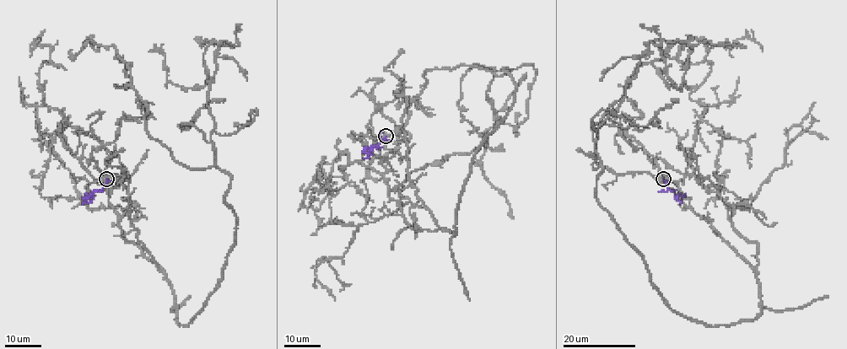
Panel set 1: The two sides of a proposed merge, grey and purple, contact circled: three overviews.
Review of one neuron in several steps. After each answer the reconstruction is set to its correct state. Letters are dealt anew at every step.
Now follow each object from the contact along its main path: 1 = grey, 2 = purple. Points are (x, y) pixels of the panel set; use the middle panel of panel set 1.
1: (385, 136), (406, 142), (417, 195), (455, 233), (515, 82), (427, 69), (395, 151), (351, 136)
2: (385, 136), (380, 143), (365, 149), (369, 155), (364, 158)

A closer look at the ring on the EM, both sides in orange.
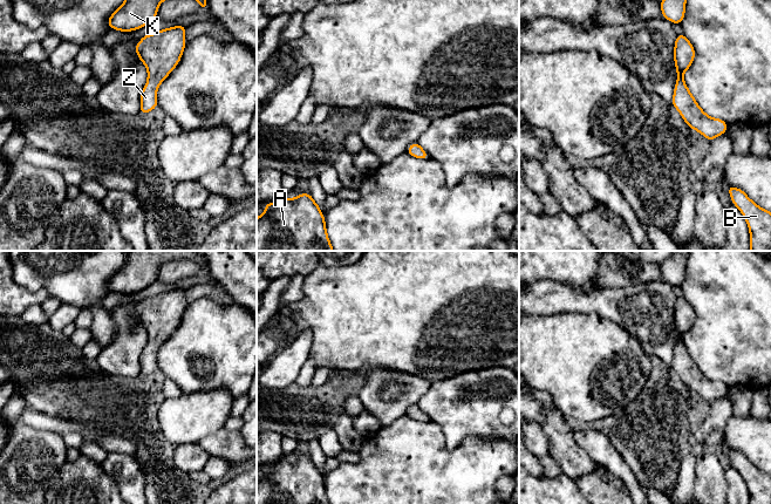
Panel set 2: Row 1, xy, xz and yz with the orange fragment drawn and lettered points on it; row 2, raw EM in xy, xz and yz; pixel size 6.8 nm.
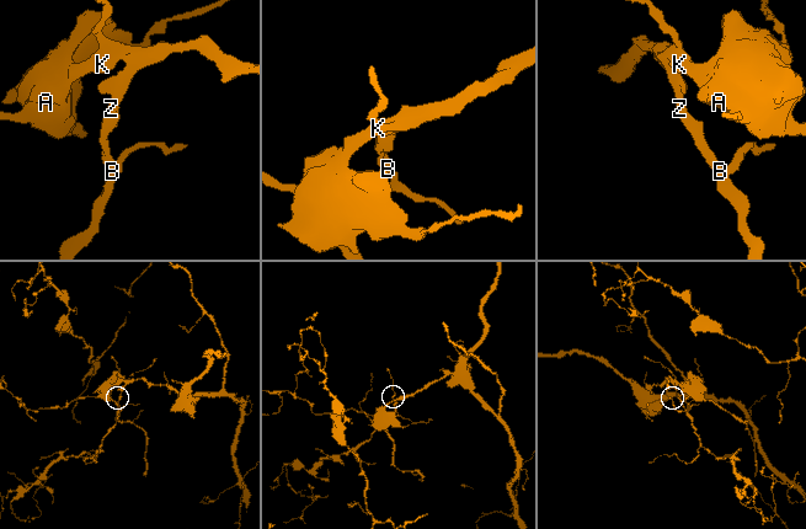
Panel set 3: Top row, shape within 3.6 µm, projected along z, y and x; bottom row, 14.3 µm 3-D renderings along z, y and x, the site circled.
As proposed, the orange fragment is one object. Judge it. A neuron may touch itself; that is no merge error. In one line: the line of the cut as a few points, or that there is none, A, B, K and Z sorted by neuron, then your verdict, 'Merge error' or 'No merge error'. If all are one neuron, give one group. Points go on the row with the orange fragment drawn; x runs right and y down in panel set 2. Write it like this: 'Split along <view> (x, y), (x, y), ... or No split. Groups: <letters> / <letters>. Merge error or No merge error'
No split. Groups: A B K Z. No merge error

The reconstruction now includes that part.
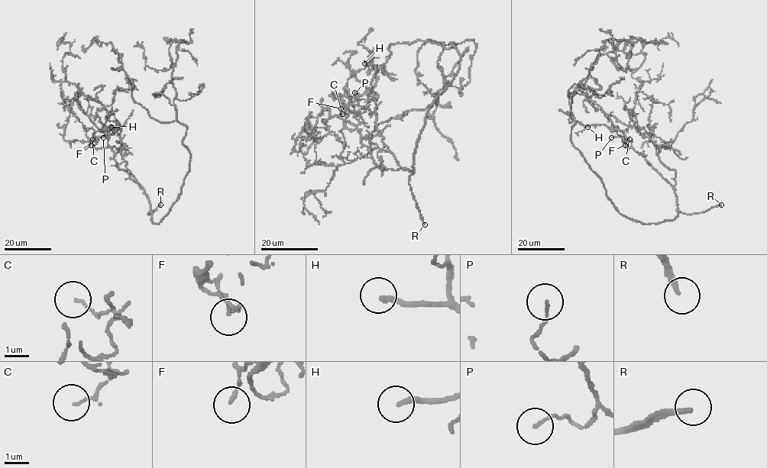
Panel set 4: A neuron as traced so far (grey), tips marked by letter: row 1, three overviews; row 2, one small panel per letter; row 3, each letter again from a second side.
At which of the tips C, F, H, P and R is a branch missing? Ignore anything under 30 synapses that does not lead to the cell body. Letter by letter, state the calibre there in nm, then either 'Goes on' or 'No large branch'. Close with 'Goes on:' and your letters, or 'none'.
C: Thickness 90 nm. No large branch
F: Thickness 130 nm. No large branch
H: Thickness 220 nm. Goes on
P: Thickness 90 nm. No large branch
R: Thickness 200 nm. Goes on
Goes on: H, R

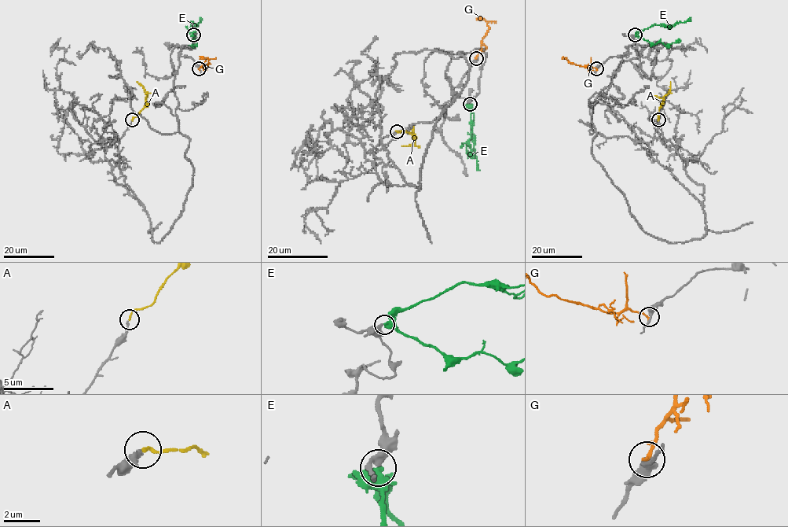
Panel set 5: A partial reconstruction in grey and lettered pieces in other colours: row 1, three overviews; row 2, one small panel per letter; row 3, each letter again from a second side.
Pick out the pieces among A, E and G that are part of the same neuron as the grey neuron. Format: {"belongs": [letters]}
{"belongs": ["A"]}

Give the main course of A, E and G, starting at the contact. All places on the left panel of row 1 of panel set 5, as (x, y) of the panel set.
A: (132, 119), (145, 104), (147, 96), (144, 88), (137, 82)
E: (193, 35), (196, 29), (195, 24), (198, 26), (200, 16)
G: (199, 68), (210, 64), (208, 58), (199, 56)

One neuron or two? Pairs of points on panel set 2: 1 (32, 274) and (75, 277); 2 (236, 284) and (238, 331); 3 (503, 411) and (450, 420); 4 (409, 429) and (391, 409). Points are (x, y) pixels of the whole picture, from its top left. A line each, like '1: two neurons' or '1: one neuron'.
1: one neuron
2: two neurons
3: one neuron
4: two neurons

